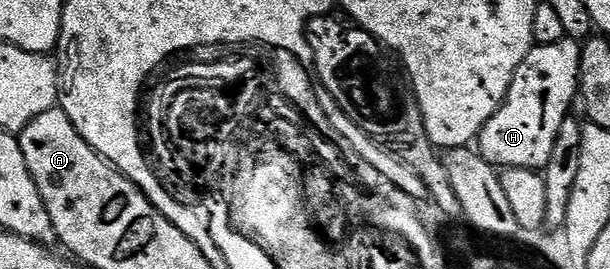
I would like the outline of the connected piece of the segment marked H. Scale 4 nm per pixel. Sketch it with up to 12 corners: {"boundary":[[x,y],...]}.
{"boundary":[[576,39],[533,44],[478,138],[543,171],[580,88]]}

